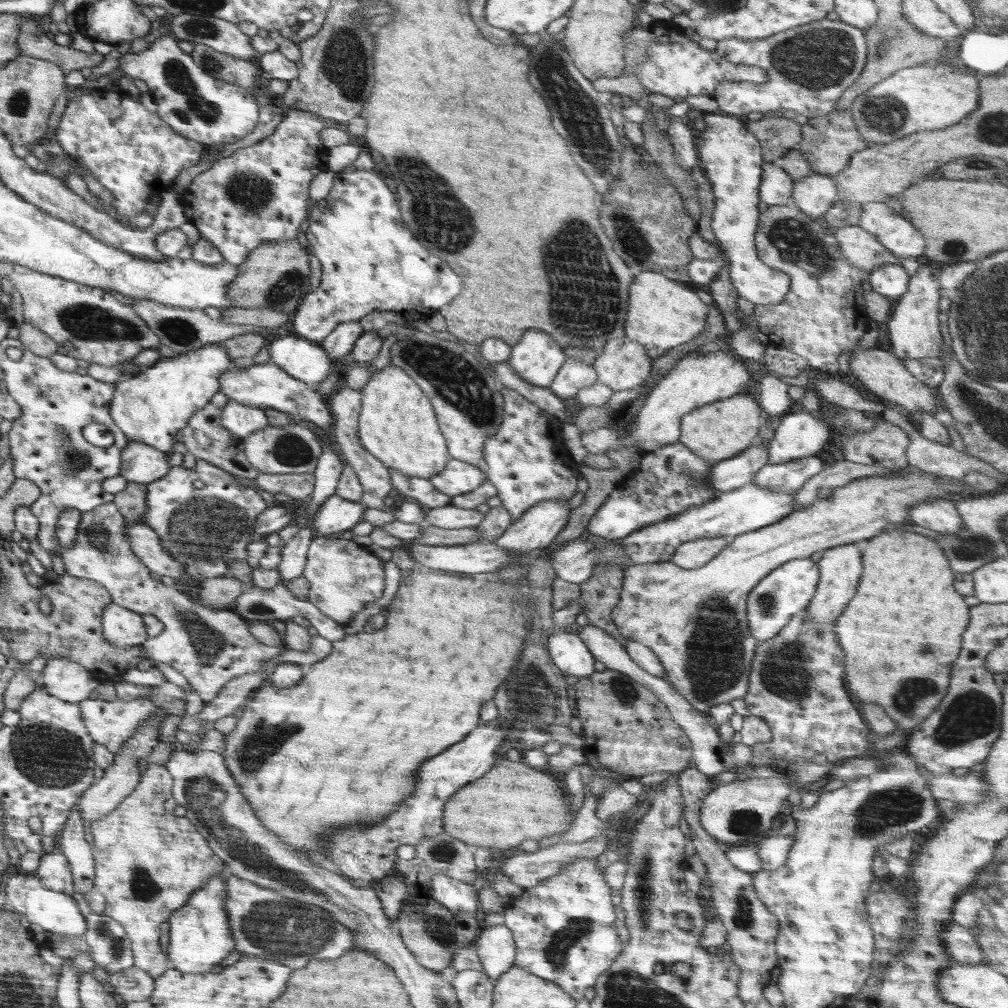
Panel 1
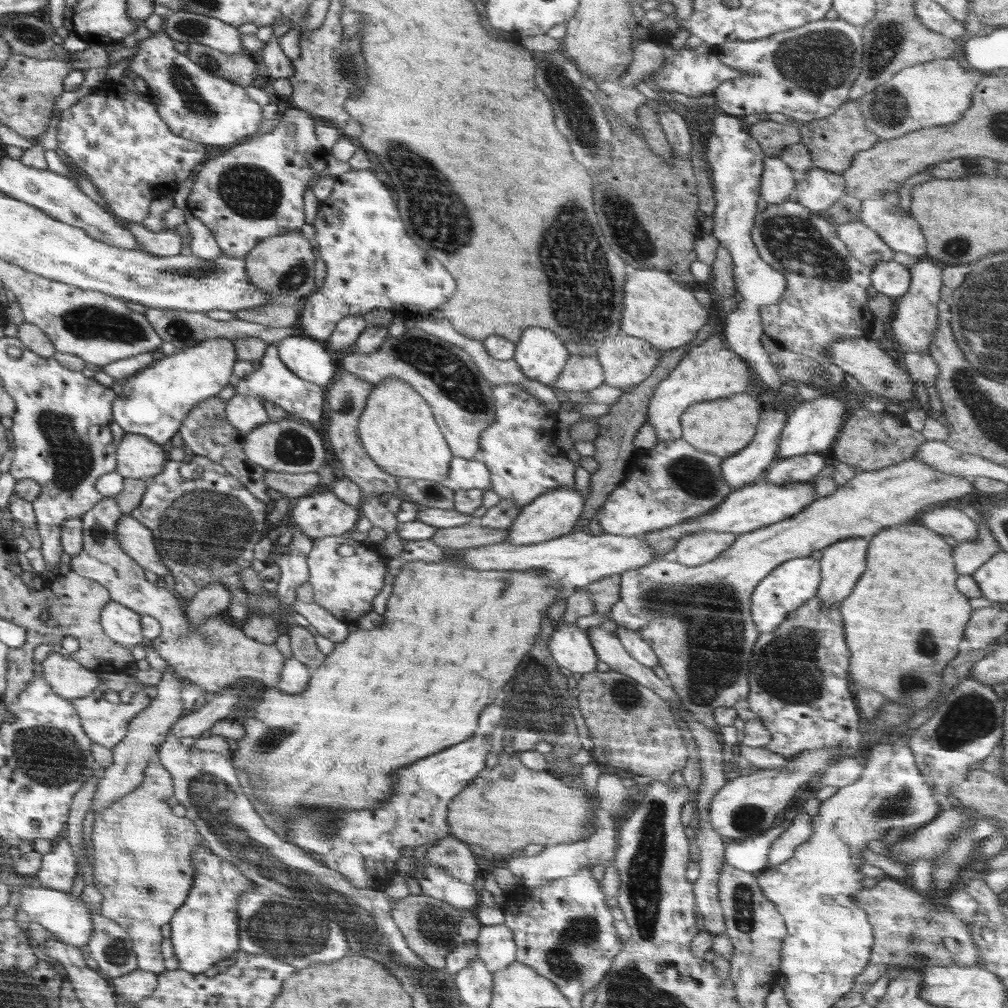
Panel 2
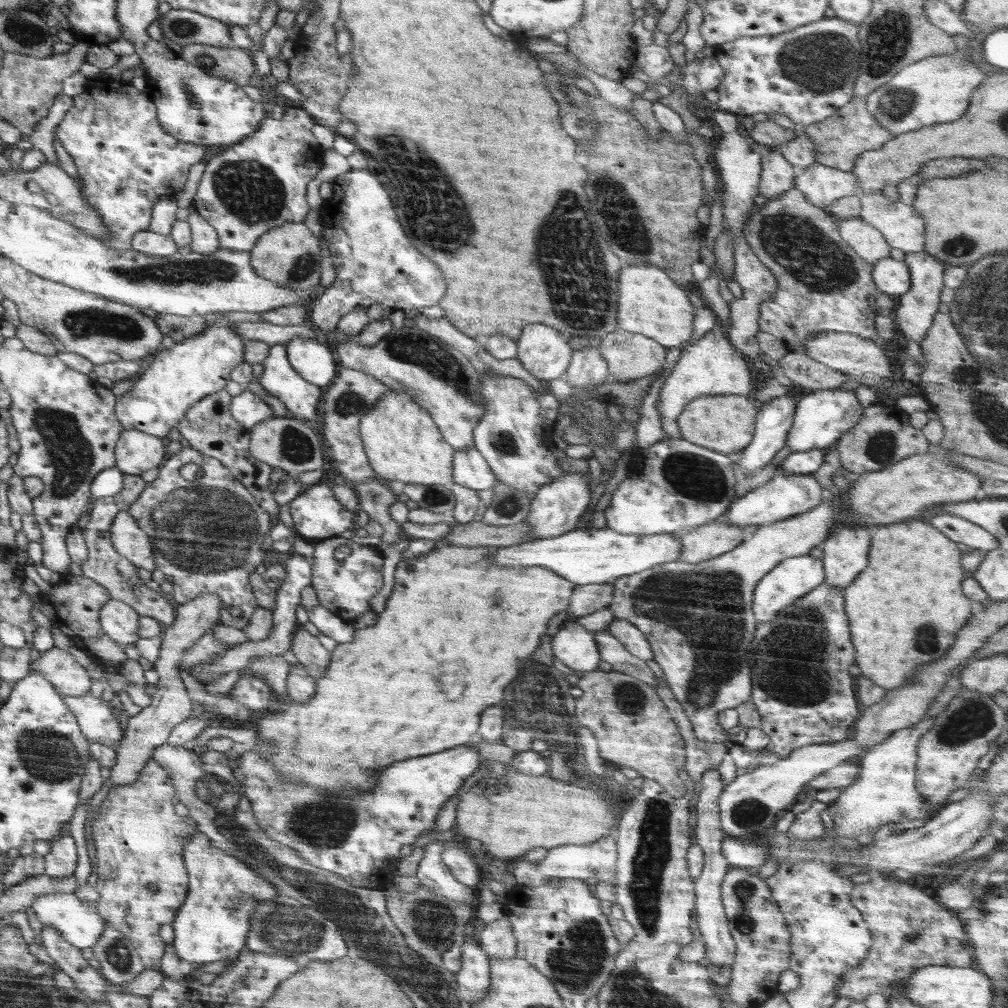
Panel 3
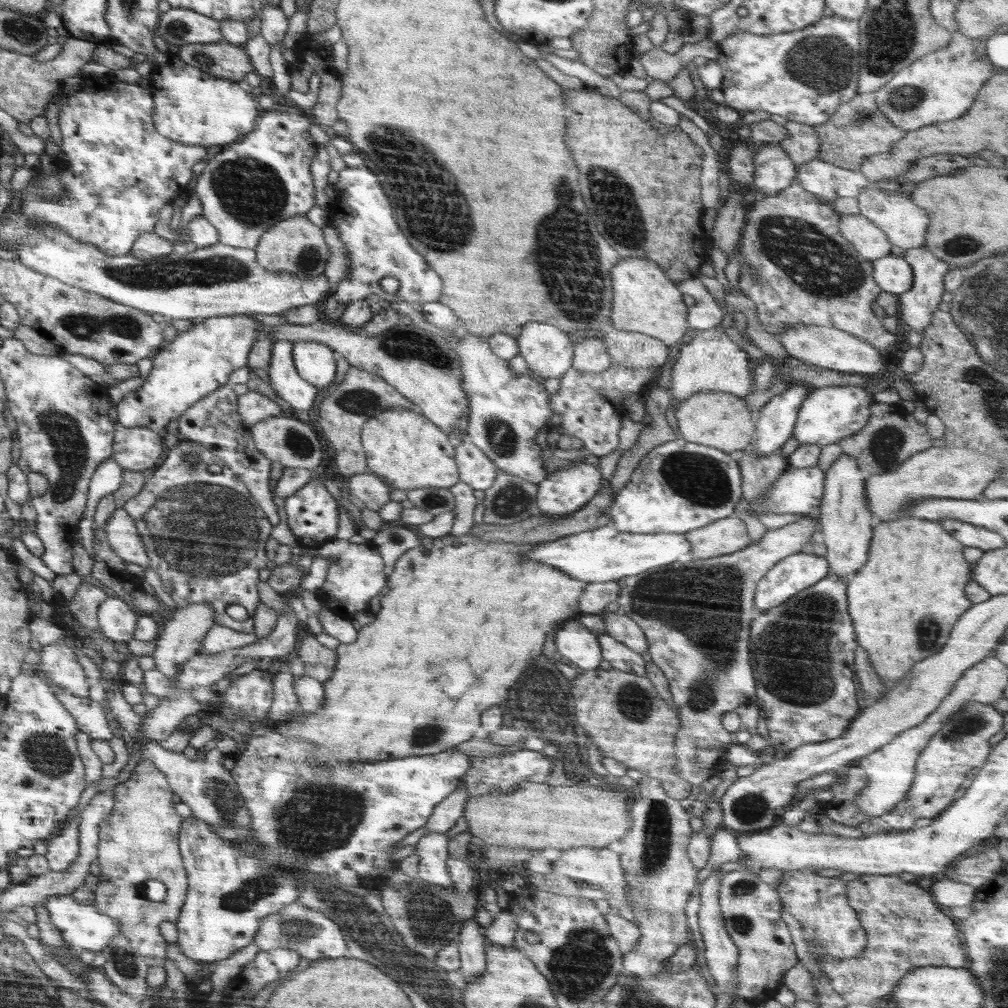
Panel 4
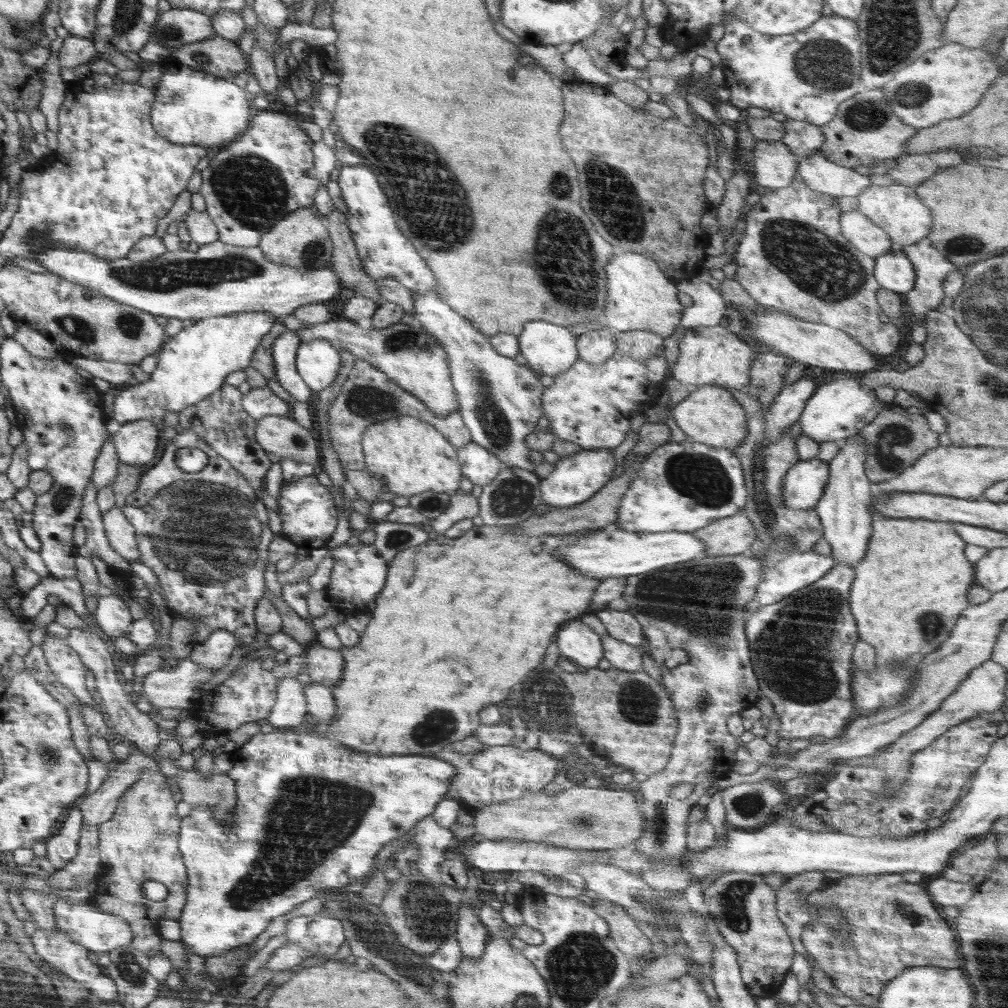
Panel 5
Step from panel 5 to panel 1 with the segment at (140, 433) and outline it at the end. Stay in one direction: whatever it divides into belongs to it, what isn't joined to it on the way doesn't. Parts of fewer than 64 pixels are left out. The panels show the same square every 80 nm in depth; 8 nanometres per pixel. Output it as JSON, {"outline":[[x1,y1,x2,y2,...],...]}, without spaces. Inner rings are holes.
{"outline":[[129,440,123,448,123,466,119,476,127,482,153,483,170,472,166,454,146,443]]}

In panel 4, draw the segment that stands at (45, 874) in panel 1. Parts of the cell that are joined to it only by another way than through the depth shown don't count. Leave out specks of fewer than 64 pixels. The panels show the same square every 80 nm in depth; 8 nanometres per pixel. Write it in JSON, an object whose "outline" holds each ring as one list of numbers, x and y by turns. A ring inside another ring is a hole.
{"outline":[[72,819,64,826,60,836,47,840,48,852,45,857,50,872,64,872,79,858,79,822]]}

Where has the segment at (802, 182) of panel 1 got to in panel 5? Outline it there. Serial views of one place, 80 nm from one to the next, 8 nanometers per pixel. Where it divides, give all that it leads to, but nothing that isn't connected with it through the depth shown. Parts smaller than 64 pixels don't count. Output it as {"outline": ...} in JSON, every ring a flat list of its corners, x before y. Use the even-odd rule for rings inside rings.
{"outline":[[820,152,800,159,797,173,811,189,828,193,835,199,843,196,857,197,871,185,868,175,836,164]]}

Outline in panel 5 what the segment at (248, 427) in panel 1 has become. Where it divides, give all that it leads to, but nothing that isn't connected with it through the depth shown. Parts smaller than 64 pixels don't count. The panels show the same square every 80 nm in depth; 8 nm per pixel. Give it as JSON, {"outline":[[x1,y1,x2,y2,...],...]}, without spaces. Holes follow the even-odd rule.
{"outline":[[254,388,242,398,242,408,254,420,266,415,288,415,288,404,268,388]]}

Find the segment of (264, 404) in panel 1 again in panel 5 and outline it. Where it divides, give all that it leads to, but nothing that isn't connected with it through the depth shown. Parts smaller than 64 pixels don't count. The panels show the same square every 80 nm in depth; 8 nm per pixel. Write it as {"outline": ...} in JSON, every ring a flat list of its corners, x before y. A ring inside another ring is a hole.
{"outline":[[288,330,278,336,272,346,275,380,298,402,312,404,316,393,302,381,297,372,296,352,300,347,300,338,294,330]]}

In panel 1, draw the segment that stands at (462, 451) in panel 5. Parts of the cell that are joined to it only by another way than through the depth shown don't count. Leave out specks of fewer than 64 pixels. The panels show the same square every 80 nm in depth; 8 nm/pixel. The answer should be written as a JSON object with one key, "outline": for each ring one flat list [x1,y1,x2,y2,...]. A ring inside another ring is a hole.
{"outline":[[450,458,444,471,428,480,437,491,453,497,478,488,487,478,483,468]]}

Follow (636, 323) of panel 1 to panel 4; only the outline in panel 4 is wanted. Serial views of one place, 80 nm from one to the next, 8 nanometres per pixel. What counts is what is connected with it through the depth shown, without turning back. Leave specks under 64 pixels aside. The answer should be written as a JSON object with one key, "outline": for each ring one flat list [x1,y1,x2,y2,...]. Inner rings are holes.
{"outline":[[624,258,610,270,610,274,614,290,612,314,609,316,612,328,652,336,668,347,681,345,692,334,686,323,689,308,682,299,683,292,658,264,648,259]]}

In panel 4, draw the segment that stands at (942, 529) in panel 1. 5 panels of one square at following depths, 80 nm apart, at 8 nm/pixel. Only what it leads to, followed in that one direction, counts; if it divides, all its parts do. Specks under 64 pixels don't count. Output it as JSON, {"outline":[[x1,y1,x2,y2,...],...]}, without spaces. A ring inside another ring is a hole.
{"outline":[[941,519,939,523,964,546,973,546,983,551,1006,547,1006,539,997,532,961,520]]}

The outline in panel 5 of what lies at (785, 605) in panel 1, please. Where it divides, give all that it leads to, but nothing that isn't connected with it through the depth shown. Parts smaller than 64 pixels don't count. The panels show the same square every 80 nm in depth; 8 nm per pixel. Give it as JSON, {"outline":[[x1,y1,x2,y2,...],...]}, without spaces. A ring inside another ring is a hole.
{"outline":[[813,549,806,552,792,552,774,567,770,567,764,572,763,579,757,585,755,600,760,604,760,607,776,604,785,596,820,580,821,576,824,576,835,566,836,562,830,555,820,554]]}

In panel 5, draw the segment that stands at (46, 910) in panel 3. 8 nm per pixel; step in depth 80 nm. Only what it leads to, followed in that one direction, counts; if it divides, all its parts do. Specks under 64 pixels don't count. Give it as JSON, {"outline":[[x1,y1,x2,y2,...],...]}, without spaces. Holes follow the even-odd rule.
{"outline":[[57,897,53,903,53,911,58,928,71,937,71,941,83,945,88,951,100,954,131,946,134,933,129,922,121,916,102,912,97,906,86,902,74,904]]}

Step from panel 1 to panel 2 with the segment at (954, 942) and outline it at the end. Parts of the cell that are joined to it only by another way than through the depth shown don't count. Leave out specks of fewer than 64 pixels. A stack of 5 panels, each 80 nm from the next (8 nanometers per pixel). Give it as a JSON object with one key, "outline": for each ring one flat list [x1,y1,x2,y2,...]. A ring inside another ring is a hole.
{"outline":[[882,877,874,888,862,888,853,899,856,900,856,906,868,914,868,922,874,926,874,946,868,966,861,975,854,978,850,992,868,992,878,978,894,968,925,966,928,962,936,966,970,966,981,963,978,947,968,932,968,923,961,921,948,908,939,909,916,890,909,890,902,883],[946,938,958,941,958,952,950,952,946,948,942,941]]}

